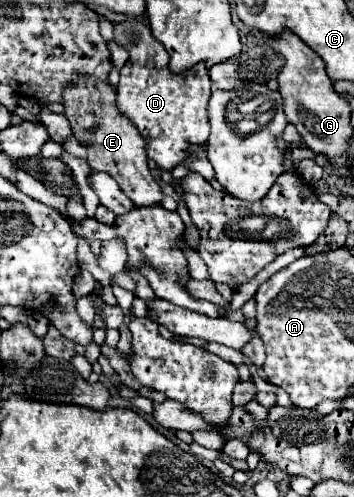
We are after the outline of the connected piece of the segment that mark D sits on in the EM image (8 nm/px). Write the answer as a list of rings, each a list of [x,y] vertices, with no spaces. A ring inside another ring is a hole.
[[[128,16],[124,22],[114,24],[114,42],[124,44],[130,52],[130,60],[120,68],[118,108],[144,136],[148,158],[170,170],[186,158],[190,144],[206,144],[208,140],[210,122],[206,106],[212,94],[208,70],[204,64],[196,64],[186,72],[174,74],[168,68],[168,52],[154,38],[146,16]],[[154,128],[158,128],[156,136]]]

